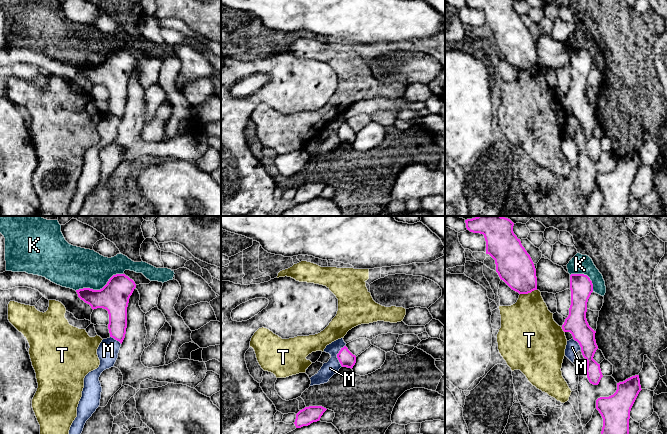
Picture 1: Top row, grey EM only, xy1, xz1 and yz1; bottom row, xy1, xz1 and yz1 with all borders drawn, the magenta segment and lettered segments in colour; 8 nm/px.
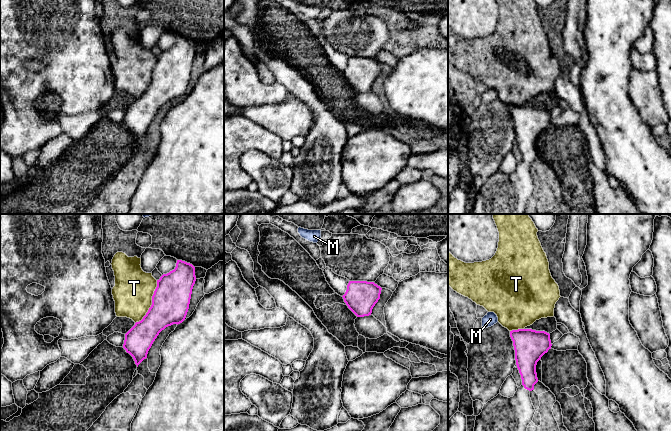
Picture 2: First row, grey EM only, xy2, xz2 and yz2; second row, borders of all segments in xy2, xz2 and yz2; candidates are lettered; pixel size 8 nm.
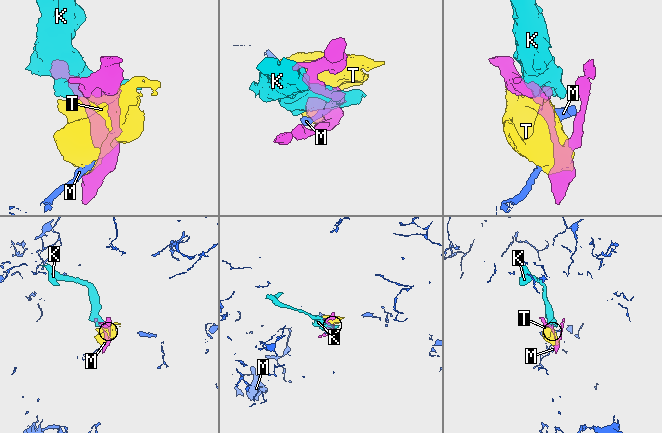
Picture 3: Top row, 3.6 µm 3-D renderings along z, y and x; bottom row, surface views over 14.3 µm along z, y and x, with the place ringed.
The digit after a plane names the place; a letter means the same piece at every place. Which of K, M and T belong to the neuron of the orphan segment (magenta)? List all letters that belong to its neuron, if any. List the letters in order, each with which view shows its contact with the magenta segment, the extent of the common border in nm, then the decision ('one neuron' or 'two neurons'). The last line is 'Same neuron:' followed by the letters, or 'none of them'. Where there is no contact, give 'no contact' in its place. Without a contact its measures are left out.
K: xy1 | 400 nm | two neurons
M: xz1 | 180 nm | two neurons
T: xy2 | 400 nm | two neurons
Same neuron: none of them

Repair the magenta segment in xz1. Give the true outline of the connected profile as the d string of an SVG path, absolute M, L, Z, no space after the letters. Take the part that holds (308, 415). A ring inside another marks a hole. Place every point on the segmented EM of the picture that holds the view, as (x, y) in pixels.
M322 406L305 407L296 414L296 419L294 422L296 428L308 426L313 422L319 421L326 410L327 409Z

